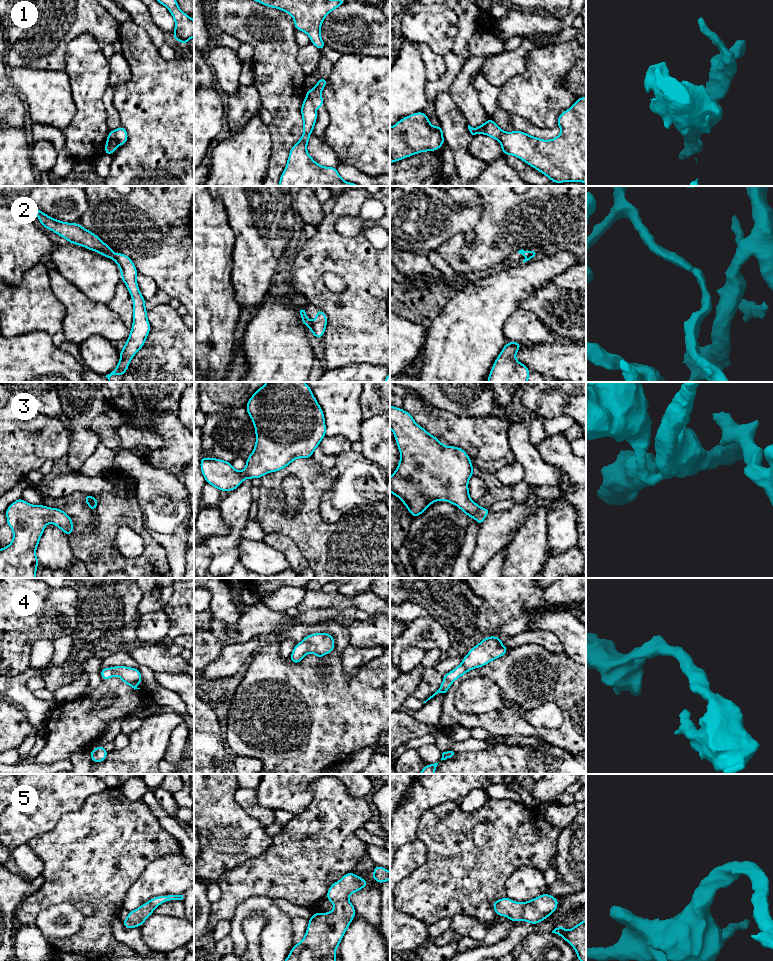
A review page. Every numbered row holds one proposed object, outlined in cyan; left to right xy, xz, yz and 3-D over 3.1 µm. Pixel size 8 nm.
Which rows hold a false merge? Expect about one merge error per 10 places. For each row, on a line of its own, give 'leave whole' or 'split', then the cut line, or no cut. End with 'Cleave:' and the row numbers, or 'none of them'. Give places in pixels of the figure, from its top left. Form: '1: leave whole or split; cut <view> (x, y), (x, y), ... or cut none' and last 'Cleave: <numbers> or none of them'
1: split; cut xy (111, 131), (119, 144)
2: leave whole; cut none
3: leave whole; cut none
4: leave whole; cut none
5: leave whole; cut none
Cleave: 1

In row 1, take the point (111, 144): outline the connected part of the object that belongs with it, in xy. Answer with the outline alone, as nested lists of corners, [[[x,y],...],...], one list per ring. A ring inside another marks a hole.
[[[109,131],[107,136],[107,142],[104,148],[104,154],[113,155],[114,150],[119,146],[116,136],[112,131]]]

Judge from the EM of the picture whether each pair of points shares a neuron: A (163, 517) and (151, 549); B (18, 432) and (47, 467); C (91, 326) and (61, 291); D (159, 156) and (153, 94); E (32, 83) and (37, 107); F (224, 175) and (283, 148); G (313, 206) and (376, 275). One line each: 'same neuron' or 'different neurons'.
A: different neurons
B: different neurons
C: same neuron
D: same neuron
E: same neuron
F: different neurons
G: different neurons

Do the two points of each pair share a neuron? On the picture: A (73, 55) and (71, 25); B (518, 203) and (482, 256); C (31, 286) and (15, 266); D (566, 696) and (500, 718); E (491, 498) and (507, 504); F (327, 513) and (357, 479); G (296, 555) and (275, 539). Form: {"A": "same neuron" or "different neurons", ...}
{"A": "different neurons", "B": "same neuron", "C": "different neurons", "D": "same neuron", "E": "different neurons", "F": "same neuron", "G": "same neuron"}

